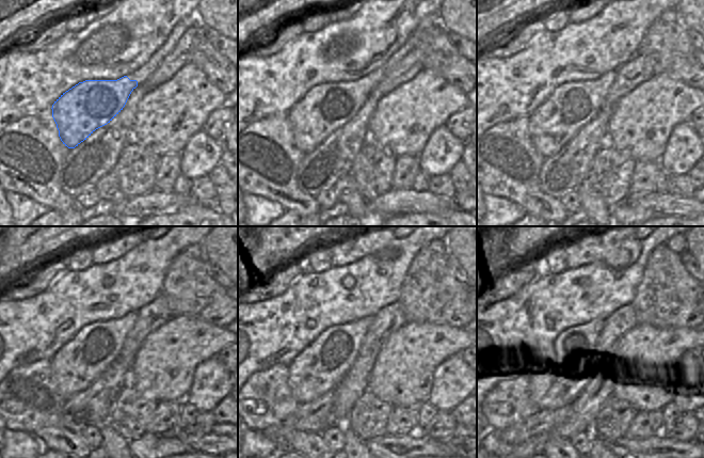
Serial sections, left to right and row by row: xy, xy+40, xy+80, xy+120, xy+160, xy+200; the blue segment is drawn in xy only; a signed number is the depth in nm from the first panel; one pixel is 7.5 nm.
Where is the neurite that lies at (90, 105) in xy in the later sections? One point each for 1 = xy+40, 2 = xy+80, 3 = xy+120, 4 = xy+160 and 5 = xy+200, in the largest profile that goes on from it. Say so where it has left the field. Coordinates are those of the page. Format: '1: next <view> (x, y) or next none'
1: next xy+40 (326, 107)
2: next xy+80 (572, 105)
3: next xy+120 (81, 360)
4: next xy+160 (318, 369)
5: next xy+200 (553, 378)

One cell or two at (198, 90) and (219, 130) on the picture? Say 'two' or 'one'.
two

